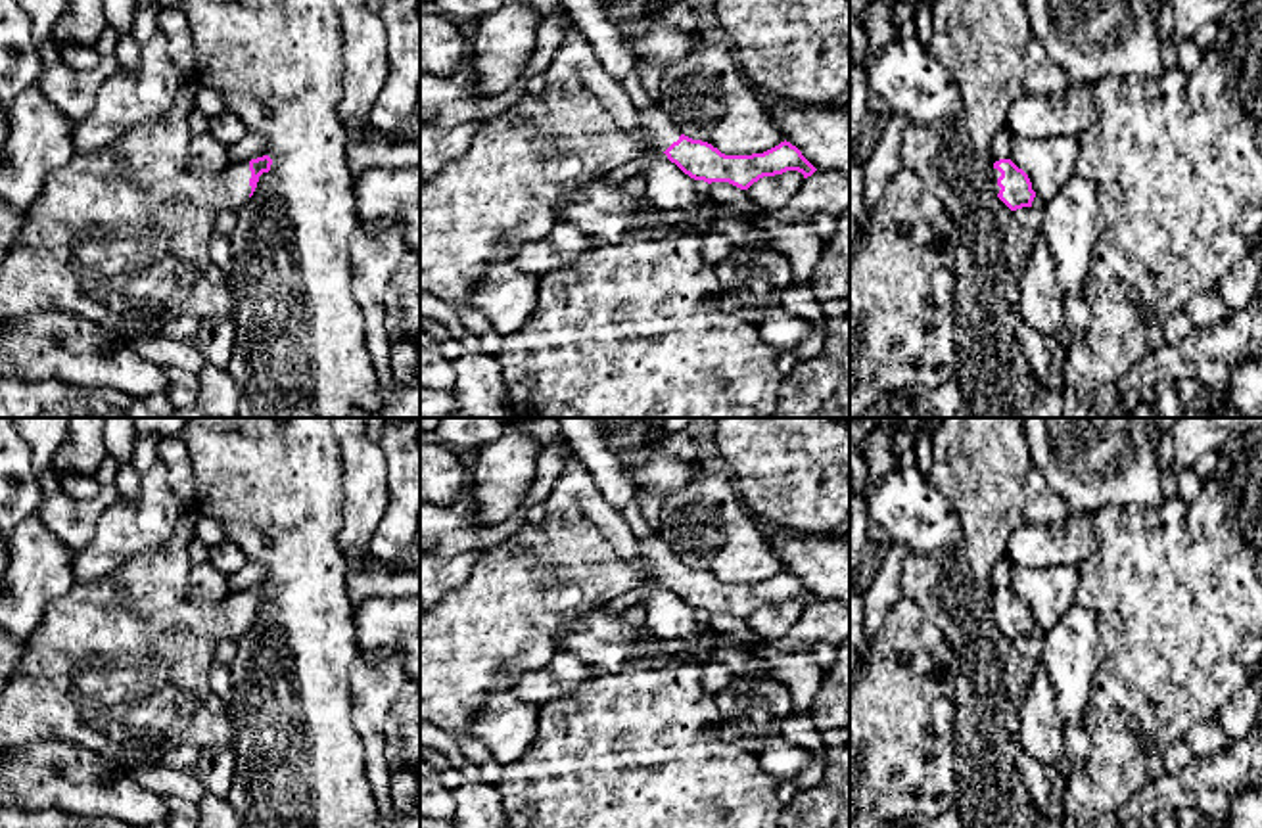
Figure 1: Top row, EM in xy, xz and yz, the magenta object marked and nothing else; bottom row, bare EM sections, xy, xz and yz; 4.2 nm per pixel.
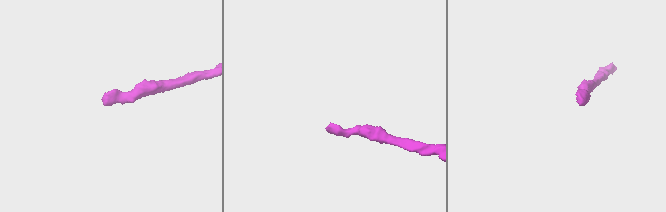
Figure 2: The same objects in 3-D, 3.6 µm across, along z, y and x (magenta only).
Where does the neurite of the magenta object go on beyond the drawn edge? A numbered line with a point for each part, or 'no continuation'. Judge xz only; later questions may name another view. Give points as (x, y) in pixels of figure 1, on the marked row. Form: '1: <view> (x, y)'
1: xz (503, 194)

